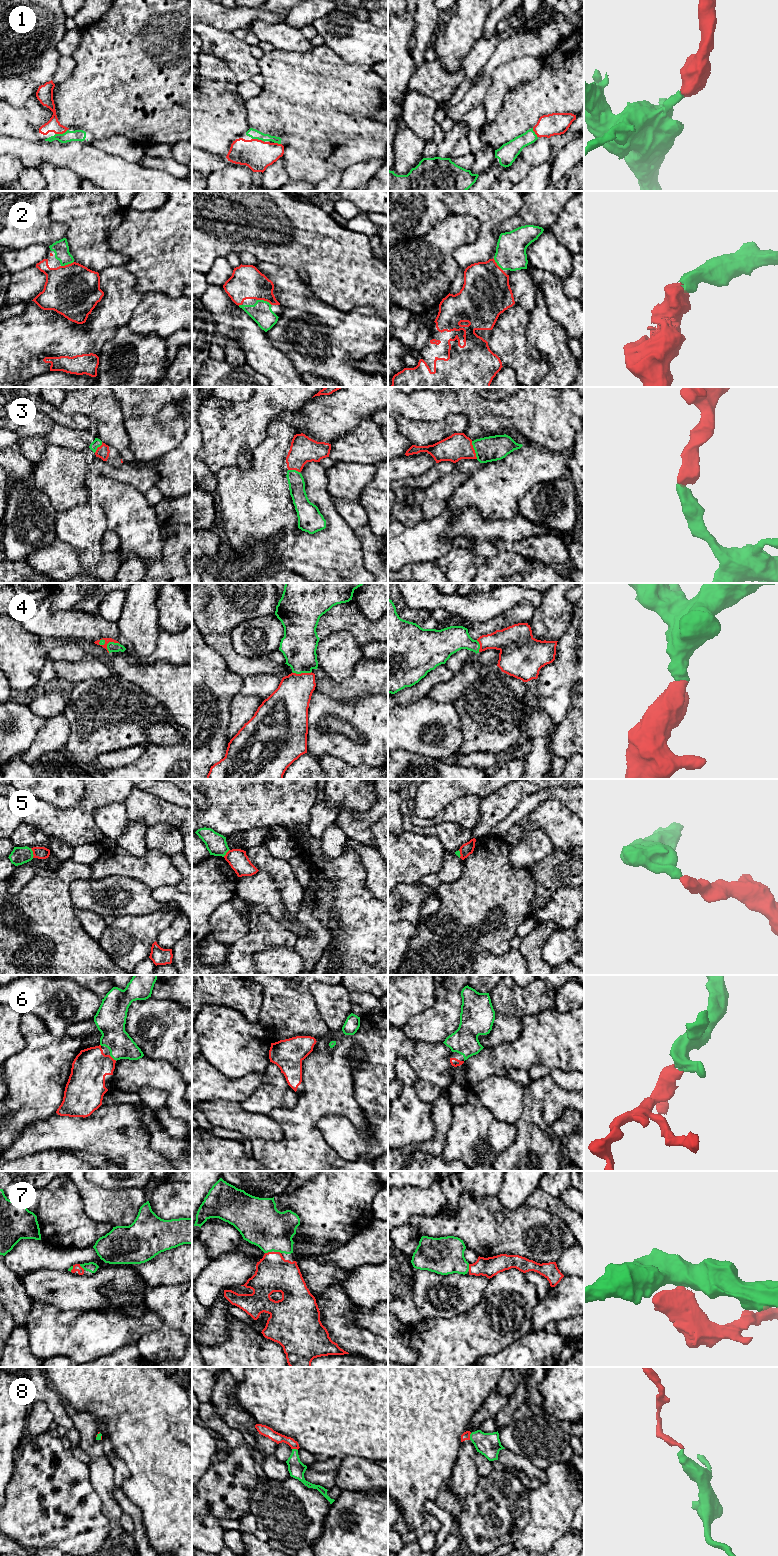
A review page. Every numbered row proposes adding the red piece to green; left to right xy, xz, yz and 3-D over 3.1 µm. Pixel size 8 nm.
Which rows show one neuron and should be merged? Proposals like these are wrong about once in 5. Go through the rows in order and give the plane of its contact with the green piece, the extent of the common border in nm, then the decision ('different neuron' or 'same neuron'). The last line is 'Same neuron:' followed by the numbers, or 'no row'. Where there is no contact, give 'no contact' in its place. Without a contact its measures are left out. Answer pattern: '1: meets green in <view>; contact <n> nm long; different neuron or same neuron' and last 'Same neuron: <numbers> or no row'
1: meets green in xy; contact 110 nm long; same neuron
2: meets green in xz; contact 130 nm long; same neuron
3: meets green in yz; contact 150 nm long; same neuron
4: meets green in xy; contact 180 nm long; same neuron
5: meets green in xy; contact 80 nm long; different neuron
6: meets green in xy; contact 80 nm long; same neuron
7: meets green in xz; contact 60 nm long; same neuron
8: meets green in yz; contact 60 nm long; same neuron
Same neuron: 1, 2, 3, 4, 6, 7, 8

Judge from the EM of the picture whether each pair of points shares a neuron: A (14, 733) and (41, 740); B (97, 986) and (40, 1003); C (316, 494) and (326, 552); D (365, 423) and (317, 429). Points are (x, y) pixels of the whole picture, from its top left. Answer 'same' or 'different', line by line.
A: different
B: different
C: same
D: different

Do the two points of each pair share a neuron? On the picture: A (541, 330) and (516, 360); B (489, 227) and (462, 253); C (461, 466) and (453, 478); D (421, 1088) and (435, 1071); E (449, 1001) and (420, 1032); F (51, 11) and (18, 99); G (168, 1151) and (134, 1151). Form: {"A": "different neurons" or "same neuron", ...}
{"A": "different neurons", "B": "same neuron", "C": "same neuron", "D": "different neurons", "E": "same neuron", "F": "same neuron", "G": "different neurons"}

